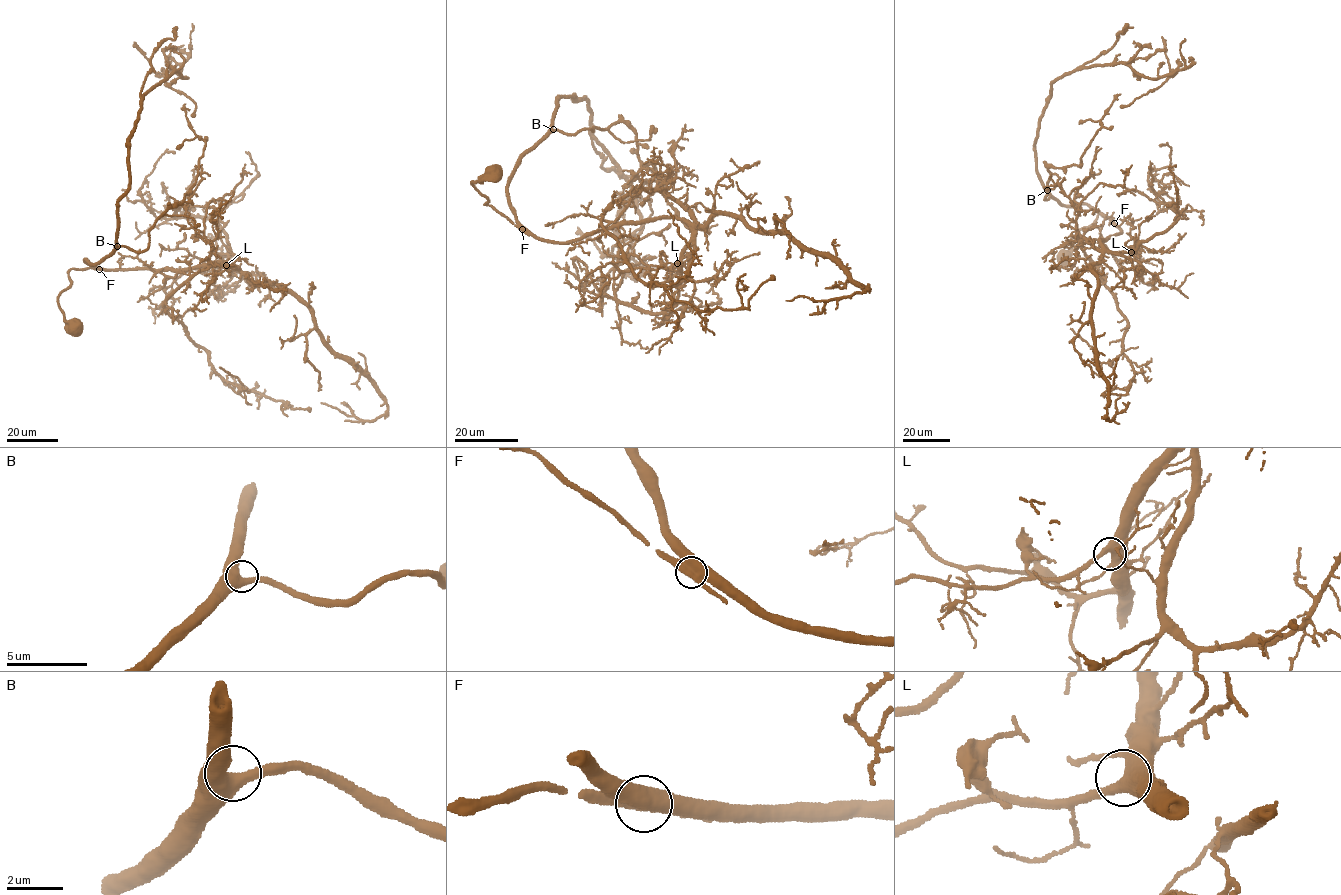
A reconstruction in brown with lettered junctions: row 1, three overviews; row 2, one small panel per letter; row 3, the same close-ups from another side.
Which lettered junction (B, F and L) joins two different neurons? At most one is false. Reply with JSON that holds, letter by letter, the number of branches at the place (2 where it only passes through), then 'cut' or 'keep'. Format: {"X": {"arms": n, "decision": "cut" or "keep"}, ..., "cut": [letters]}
{"B": {"arms": 2, "decision": "keep"}, "F": {"arms": 2, "decision": "keep"}, "L": {"arms": 2, "decision": "keep"}, "cut": []}

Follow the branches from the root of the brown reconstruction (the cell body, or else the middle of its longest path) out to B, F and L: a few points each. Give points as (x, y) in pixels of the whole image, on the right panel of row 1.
B: (1064, 256), (1076, 233), (1092, 225), (1098, 213), (1112, 220), (1086, 204), (1063, 205), (1047, 190)
F: (1064, 256), (1076, 233), (1092, 225), (1099, 213), (1114, 223)
L: (1064, 256), (1076, 233), (1092, 225), (1099, 213), (1121, 231), (1099, 240), (1105, 248), (1131, 252)

